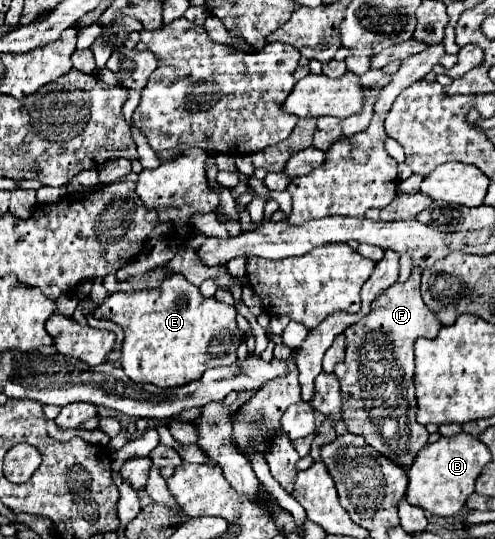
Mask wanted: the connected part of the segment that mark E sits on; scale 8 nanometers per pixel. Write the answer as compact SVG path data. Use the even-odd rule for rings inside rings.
M168 274L168 276L162 280L162 284L160 284L158 288L152 288L152 290L114 292L112 296L108 296L108 298L104 300L102 306L96 308L96 318L106 318L106 320L112 320L112 322L116 322L116 324L122 326L122 330L124 330L126 336L124 336L124 342L122 342L122 358L120 358L120 362L122 362L122 368L124 368L126 376L132 378L134 382L150 382L150 384L156 384L156 386L162 386L162 388L168 388L168 386L182 386L182 384L186 384L186 382L192 382L194 378L200 378L206 368L232 364L234 358L236 358L236 348L238 348L238 344L240 344L240 340L242 340L242 338L240 338L238 324L236 324L236 308L218 302L216 298L204 298L204 296L200 294L198 286L190 284L182 274Z

